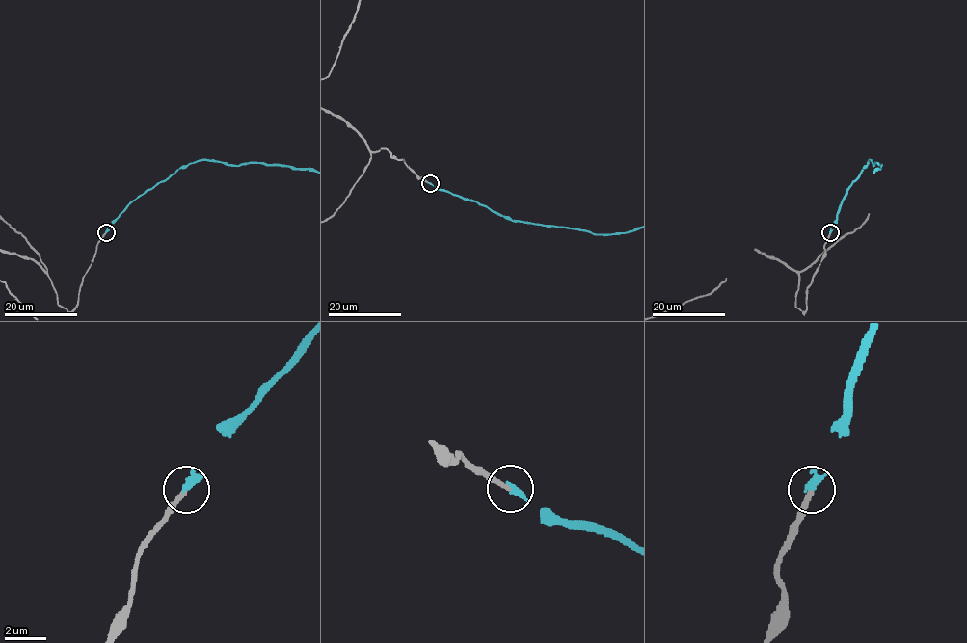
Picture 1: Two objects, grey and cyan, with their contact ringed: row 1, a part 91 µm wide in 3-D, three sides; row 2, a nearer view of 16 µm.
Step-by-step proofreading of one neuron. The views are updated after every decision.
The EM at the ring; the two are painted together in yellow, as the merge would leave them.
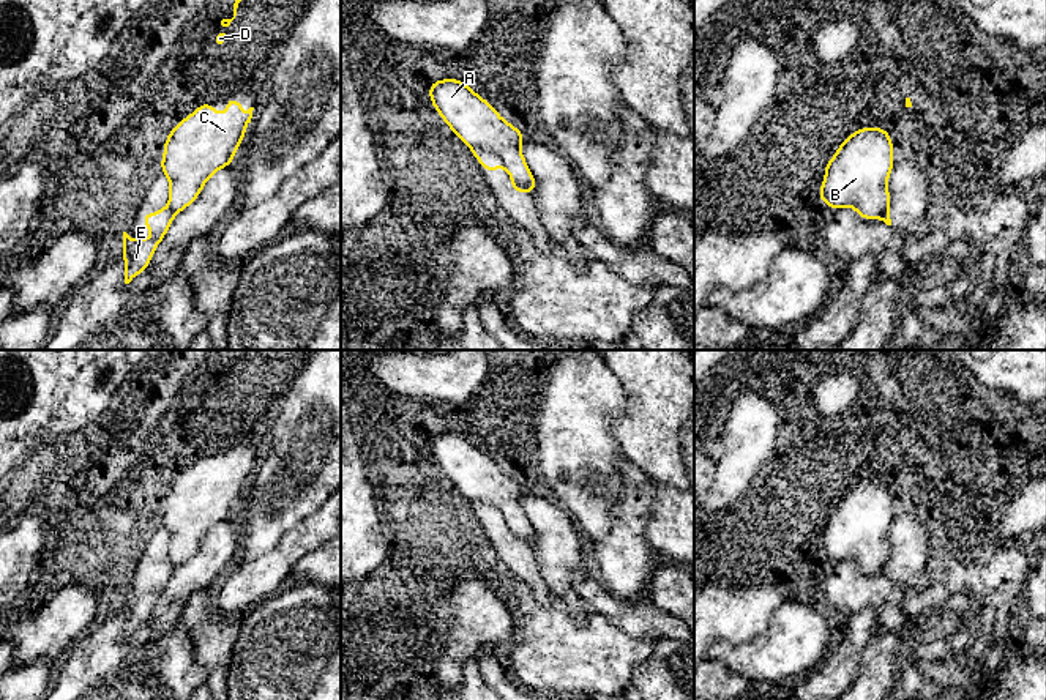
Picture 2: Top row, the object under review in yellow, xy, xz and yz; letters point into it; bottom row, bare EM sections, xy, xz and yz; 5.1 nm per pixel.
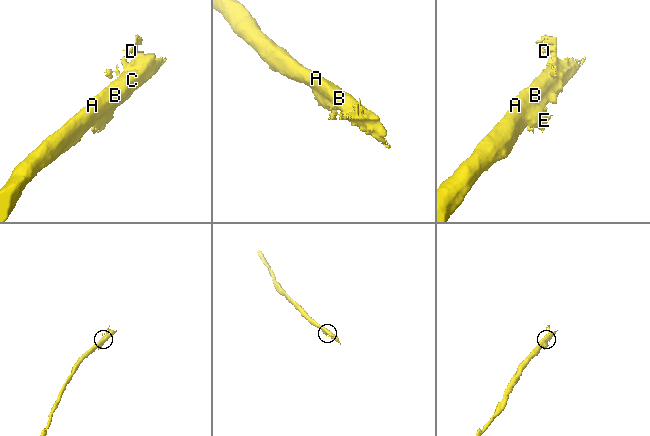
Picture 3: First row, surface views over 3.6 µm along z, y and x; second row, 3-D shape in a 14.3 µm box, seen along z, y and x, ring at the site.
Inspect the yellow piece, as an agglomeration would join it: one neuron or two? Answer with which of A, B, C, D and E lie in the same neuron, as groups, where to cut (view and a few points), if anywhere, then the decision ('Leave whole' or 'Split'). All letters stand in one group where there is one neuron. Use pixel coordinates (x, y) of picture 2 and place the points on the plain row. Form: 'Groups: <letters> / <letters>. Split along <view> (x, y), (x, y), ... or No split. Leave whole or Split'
Groups: A B C D / E. Split along xz (472, 500), (499, 510). Split

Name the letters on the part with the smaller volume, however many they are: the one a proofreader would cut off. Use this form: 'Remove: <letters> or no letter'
Remove: E

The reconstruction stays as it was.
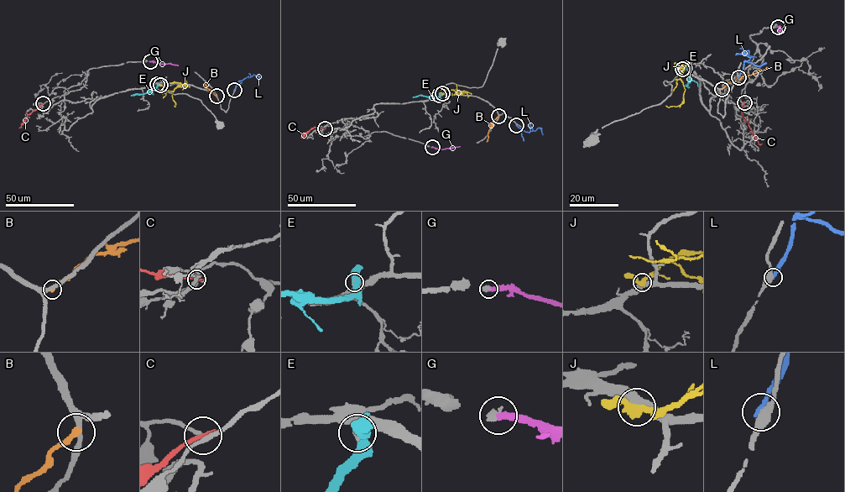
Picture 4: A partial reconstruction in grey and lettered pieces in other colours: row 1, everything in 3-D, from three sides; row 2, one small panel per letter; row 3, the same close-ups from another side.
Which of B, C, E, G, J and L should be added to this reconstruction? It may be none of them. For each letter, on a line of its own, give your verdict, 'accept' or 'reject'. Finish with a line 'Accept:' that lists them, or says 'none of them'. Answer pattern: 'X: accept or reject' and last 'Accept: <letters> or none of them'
B: reject
C: reject
E: reject
G: accept
J: reject
L: reject
Accept: G

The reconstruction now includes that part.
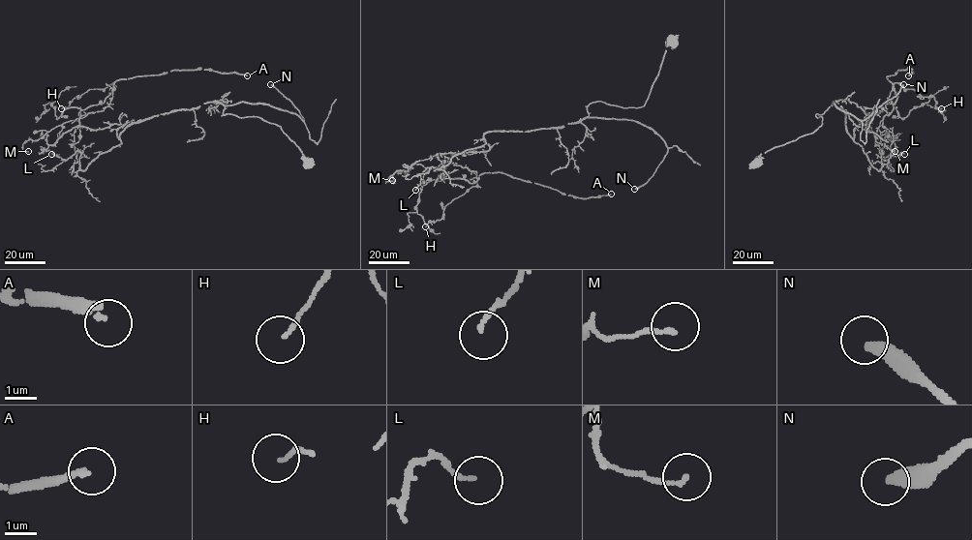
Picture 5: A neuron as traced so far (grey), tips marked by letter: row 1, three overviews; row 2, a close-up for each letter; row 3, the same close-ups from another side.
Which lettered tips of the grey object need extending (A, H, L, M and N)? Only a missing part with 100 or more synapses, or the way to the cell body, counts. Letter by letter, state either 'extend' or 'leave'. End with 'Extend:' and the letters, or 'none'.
A: leave
H: leave
L: leave
M: leave
N: leave
Extend: none

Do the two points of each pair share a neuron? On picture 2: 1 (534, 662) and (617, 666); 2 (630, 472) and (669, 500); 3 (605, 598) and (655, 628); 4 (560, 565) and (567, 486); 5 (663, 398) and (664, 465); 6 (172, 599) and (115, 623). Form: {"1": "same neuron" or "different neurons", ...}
{"1": "same neuron", "2": "different neurons", "3": "same neuron", "4": "different neurons", "5": "same neuron", "6": "different neurons"}

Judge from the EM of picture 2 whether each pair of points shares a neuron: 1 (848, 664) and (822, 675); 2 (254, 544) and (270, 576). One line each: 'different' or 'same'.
1: same
2: different

